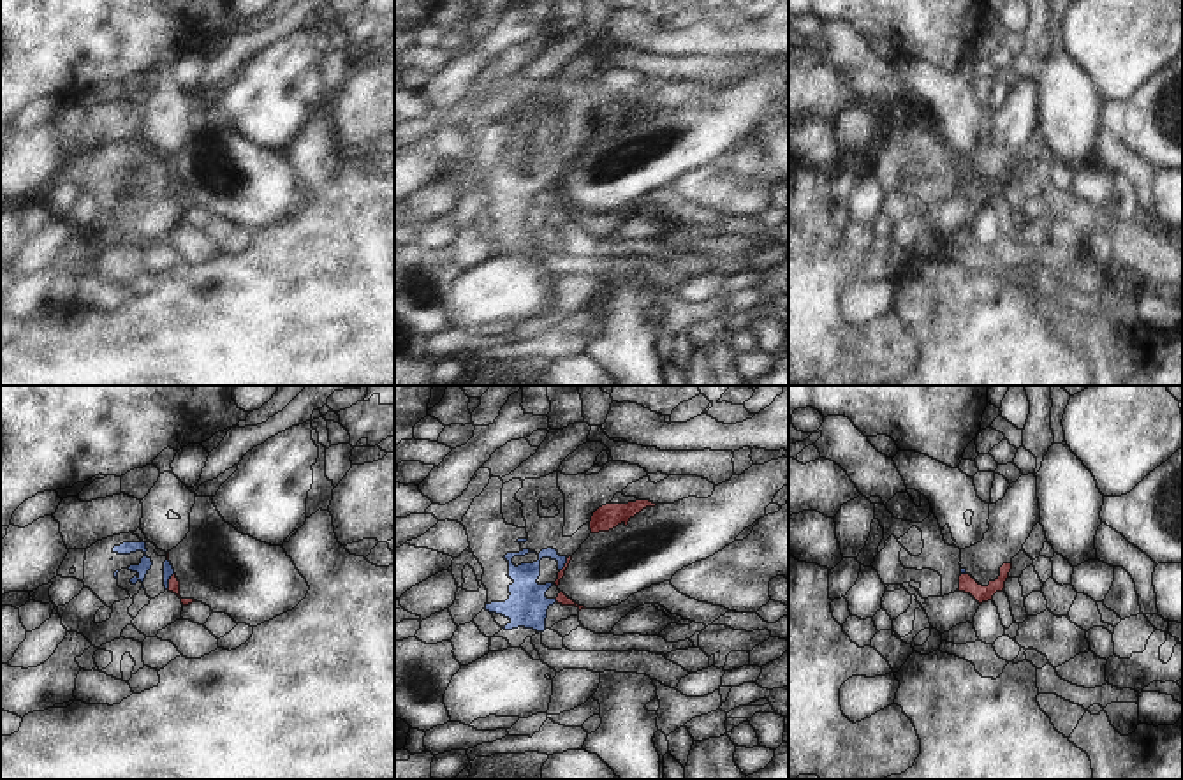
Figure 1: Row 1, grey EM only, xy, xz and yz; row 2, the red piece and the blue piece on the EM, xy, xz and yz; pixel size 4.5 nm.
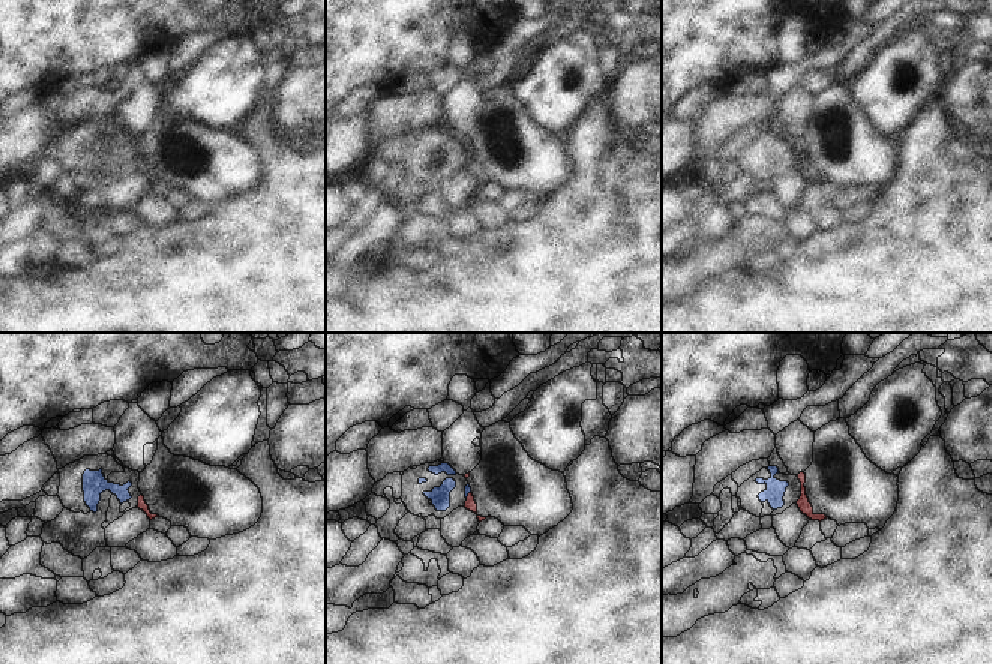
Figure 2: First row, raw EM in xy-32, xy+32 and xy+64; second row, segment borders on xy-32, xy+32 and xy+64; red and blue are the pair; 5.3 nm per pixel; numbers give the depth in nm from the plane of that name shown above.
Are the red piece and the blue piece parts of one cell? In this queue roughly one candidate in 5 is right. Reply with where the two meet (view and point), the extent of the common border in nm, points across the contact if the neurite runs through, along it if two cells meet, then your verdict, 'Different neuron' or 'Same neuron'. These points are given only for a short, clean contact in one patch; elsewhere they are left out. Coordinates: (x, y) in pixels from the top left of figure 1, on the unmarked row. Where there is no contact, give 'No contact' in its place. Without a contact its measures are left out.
Touches red at xy (169, 187). Shared border 90 nm. Boundary: xy (173, 178), (166, 194). Different neuron

